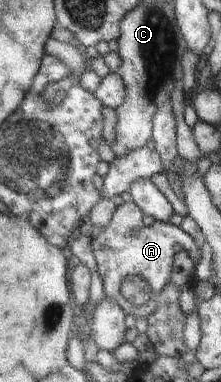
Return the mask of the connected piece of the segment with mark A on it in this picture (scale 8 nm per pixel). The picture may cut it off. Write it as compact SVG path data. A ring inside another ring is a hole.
M127 199L126 203L121 206L117 206L110 222L100 231L92 236L93 255L97 273L103 279L105 294L117 300L117 304L123 308L125 315L133 314L137 319L148 319L157 310L157 302L152 296L157 296L161 290L165 289L165 286L168 286L169 276L173 272L171 264L173 264L173 254L175 254L177 244L183 246L183 250L191 256L194 262L197 263L201 258L200 250L191 236L171 223L150 221L145 212L130 199ZM133 231L137 231L137 235L133 235ZM131 274L143 278L151 289L150 299L141 306L133 305L120 291L123 279Z

